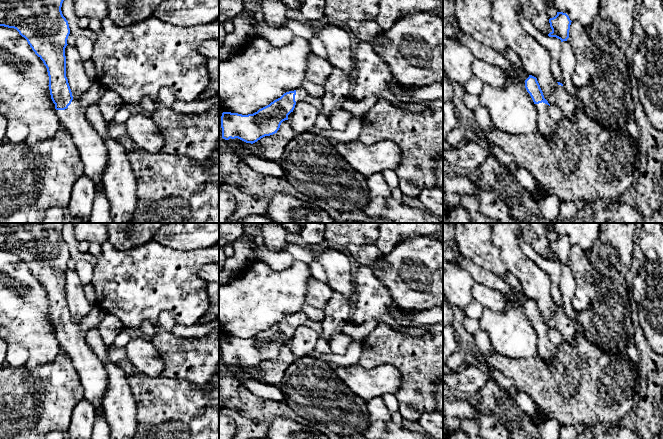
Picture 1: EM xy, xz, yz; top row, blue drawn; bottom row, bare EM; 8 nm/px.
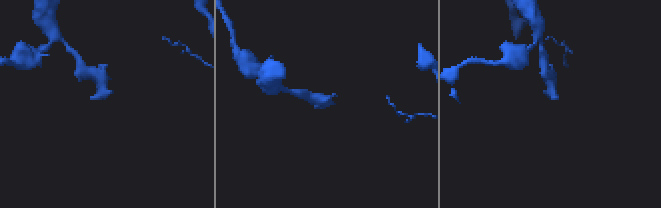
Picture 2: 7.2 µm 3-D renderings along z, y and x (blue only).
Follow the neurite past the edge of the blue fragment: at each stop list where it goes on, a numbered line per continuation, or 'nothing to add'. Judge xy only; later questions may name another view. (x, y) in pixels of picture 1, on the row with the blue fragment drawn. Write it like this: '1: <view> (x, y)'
1: xy (91, 148)

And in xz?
1: xz (301, 94)

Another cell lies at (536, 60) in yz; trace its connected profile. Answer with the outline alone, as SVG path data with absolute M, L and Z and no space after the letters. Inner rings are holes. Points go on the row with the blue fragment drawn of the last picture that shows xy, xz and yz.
M494 0L491 16L500 26L507 46L522 60L524 70L537 78L544 98L550 105L560 108L563 118L571 119L576 111L576 101L554 79L549 52L522 28L519 7L519 0Z

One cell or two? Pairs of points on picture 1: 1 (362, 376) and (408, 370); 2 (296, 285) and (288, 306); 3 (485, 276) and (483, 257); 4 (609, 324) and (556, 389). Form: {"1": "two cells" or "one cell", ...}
{"1": "two cells", "2": "one cell", "3": "two cells", "4": "two cells"}

